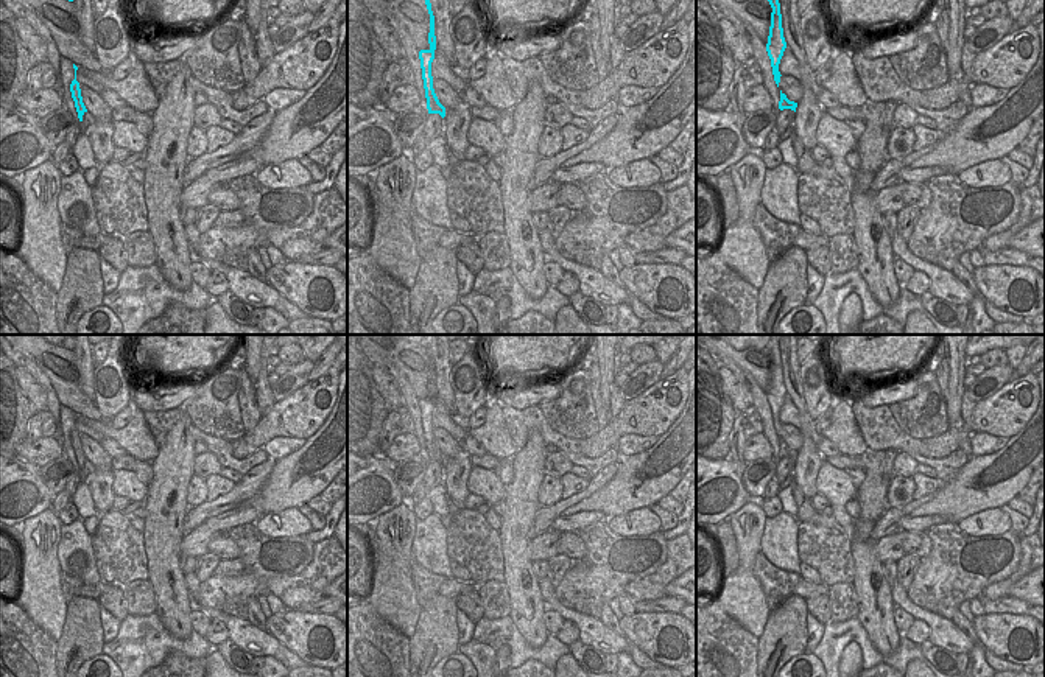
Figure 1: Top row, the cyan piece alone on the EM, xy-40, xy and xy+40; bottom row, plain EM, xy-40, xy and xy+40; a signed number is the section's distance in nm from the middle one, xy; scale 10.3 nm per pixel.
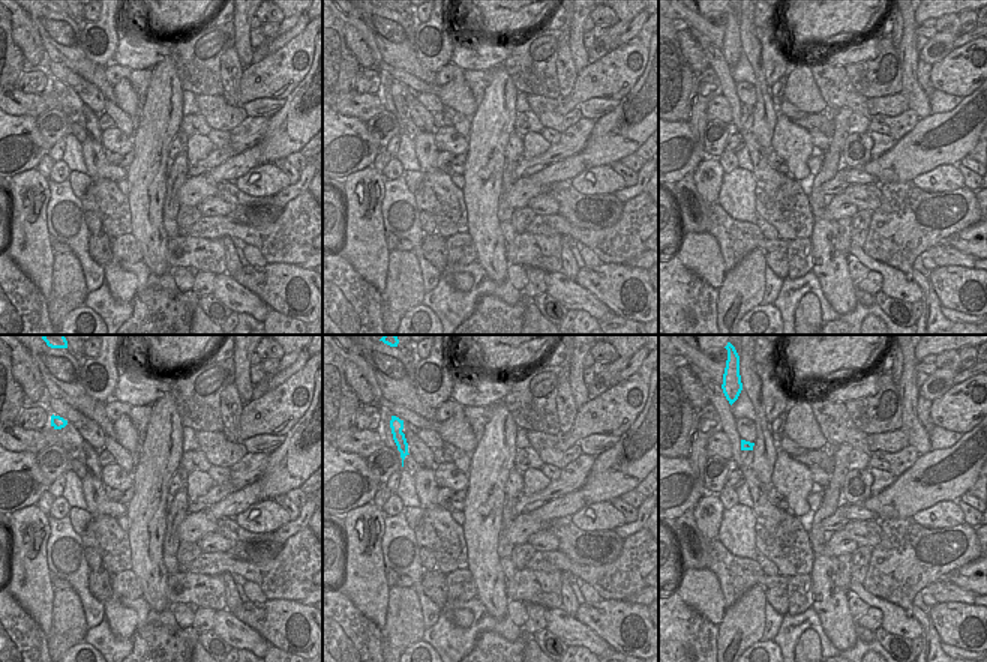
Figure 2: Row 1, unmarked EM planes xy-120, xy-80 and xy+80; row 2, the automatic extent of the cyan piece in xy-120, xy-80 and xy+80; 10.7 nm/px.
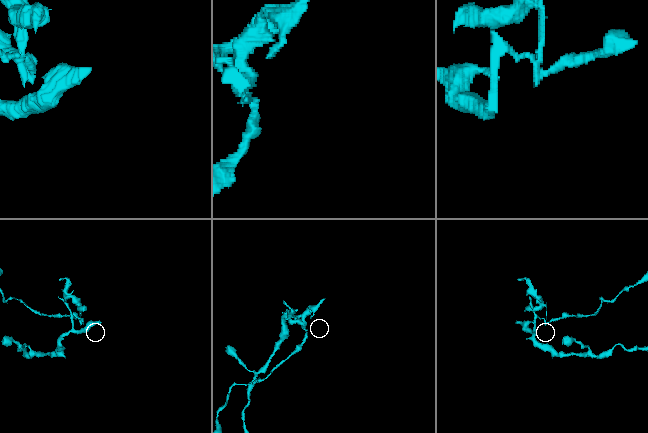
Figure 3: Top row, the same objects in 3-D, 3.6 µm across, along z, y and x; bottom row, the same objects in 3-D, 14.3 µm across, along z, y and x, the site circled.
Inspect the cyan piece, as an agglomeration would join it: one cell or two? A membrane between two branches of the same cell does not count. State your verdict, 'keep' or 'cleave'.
cleave

